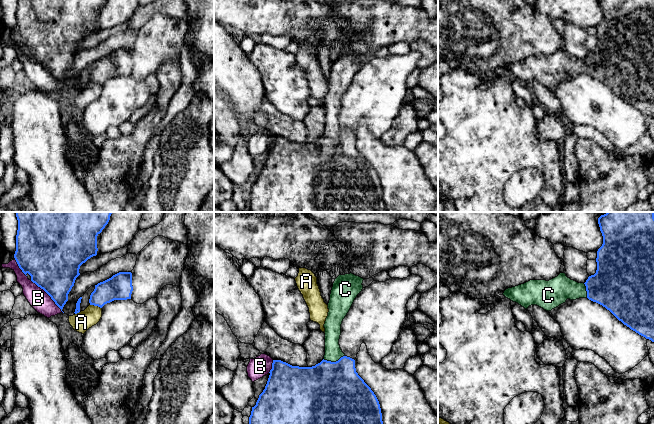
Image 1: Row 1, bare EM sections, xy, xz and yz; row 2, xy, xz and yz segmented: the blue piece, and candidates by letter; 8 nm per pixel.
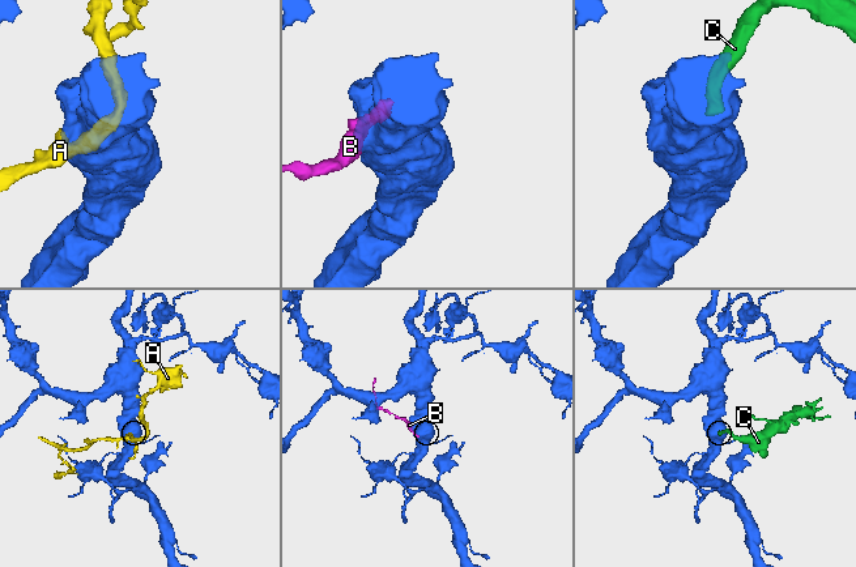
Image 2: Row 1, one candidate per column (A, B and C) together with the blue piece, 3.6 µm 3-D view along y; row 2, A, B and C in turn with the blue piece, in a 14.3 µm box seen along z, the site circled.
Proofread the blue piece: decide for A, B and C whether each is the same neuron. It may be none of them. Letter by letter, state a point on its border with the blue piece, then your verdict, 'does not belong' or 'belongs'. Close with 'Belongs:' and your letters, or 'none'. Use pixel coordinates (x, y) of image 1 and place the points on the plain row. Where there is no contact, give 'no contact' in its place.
A: meets blue in xy at (96, 81); does not belong
B: meets blue in xy at (48, 70); does not belong
C: meets blue in xz at (333, 138); belongs
Belongs: C

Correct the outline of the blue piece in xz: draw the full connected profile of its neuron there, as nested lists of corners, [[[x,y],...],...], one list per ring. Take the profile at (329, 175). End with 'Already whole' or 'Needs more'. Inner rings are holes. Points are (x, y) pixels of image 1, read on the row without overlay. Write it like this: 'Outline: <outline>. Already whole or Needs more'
Outline: [[[352,49],[339,51],[328,79],[324,135],[312,143],[292,142],[273,136],[263,168],[249,193],[249,212],[387,212],[379,177],[358,151],[355,136],[341,126],[341,100],[363,65],[363,54]]]. Needs more

